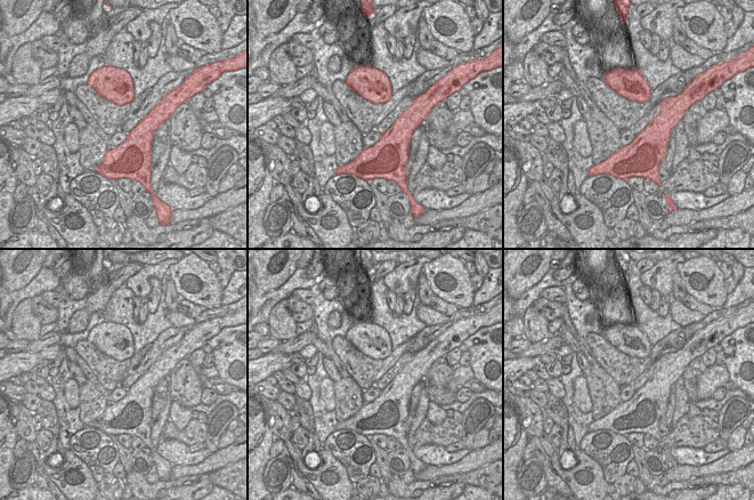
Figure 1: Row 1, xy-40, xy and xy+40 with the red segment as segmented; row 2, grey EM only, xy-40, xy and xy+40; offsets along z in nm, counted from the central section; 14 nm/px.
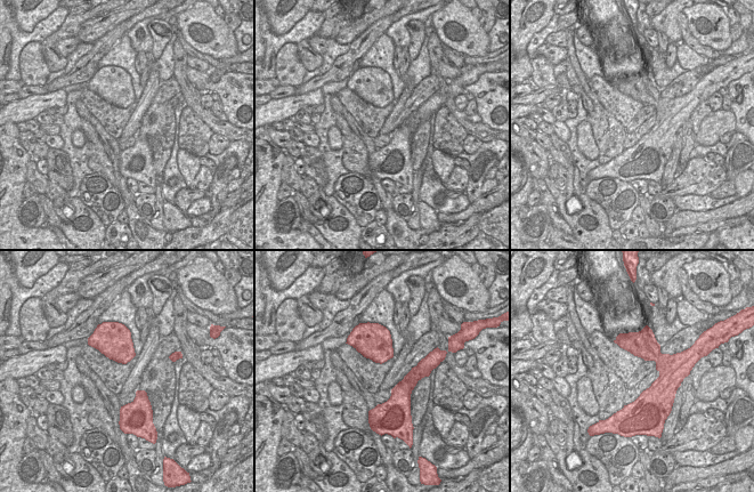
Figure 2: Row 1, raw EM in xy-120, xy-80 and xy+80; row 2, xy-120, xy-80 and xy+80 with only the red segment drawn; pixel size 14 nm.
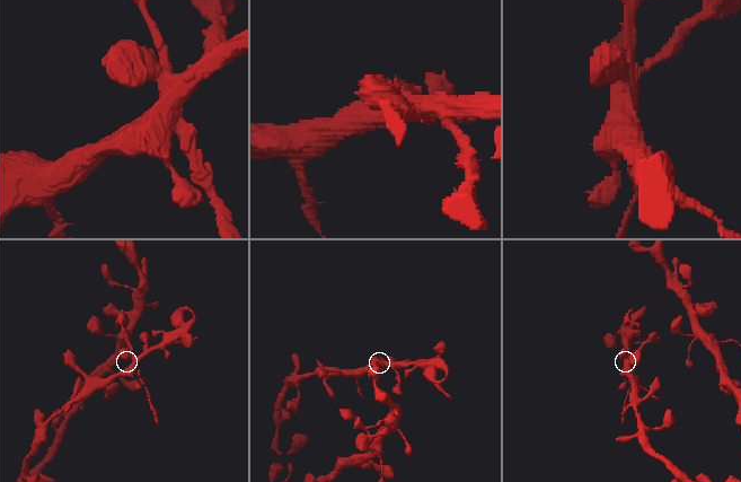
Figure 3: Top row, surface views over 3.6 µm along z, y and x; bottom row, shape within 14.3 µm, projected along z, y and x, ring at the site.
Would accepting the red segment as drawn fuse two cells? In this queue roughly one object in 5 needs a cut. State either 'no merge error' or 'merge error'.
merge error

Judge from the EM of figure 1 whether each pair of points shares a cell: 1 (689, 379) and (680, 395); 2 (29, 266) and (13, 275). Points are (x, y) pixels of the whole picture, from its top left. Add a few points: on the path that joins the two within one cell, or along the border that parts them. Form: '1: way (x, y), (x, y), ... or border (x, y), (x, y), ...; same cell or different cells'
1: border (681, 376), (689, 402); different cells
2: way (25, 269), (16, 274); same cell

